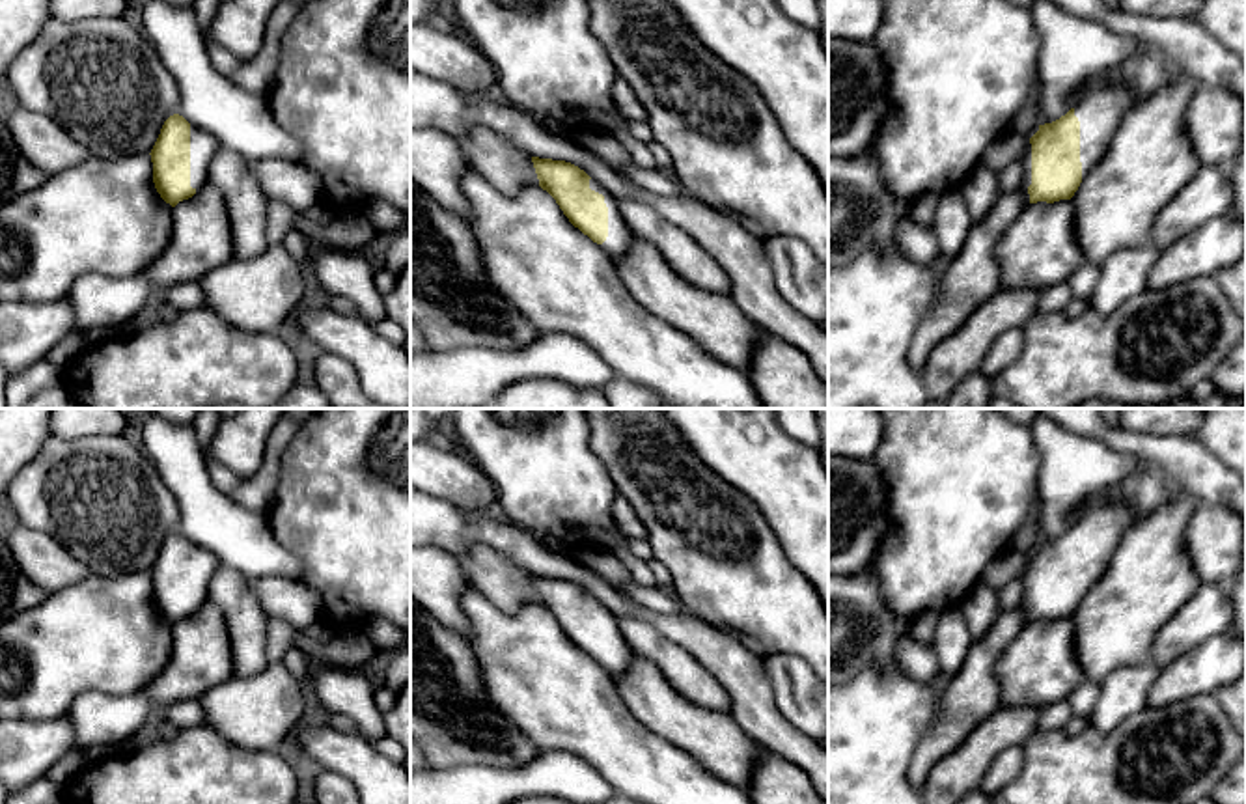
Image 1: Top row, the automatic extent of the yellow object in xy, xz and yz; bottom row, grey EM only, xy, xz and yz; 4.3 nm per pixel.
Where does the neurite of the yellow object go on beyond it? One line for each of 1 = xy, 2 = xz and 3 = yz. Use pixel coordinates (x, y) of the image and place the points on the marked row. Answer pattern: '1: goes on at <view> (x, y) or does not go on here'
1: goes on at xy (204, 146)
2: goes on at xz (620, 235)
3: goes on at yz (1099, 114)

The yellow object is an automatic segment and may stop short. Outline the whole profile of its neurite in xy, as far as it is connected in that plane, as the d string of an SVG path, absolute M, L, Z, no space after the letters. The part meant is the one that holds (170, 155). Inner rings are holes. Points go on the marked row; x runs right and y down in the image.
M179 114L170 116L149 153L160 198L175 207L200 192L207 185L209 164L218 151L215 136Z

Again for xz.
M532 157L532 162L539 187L556 200L569 222L617 263L632 243L632 231L616 198L571 162L539 157Z

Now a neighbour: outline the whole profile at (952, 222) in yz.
M959 187L946 190L934 211L933 229L948 261L959 256L972 224L962 190Z

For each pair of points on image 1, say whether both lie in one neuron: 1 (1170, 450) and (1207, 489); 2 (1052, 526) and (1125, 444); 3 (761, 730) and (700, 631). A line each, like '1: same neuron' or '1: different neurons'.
1: same neuron
2: different neurons
3: same neuron

